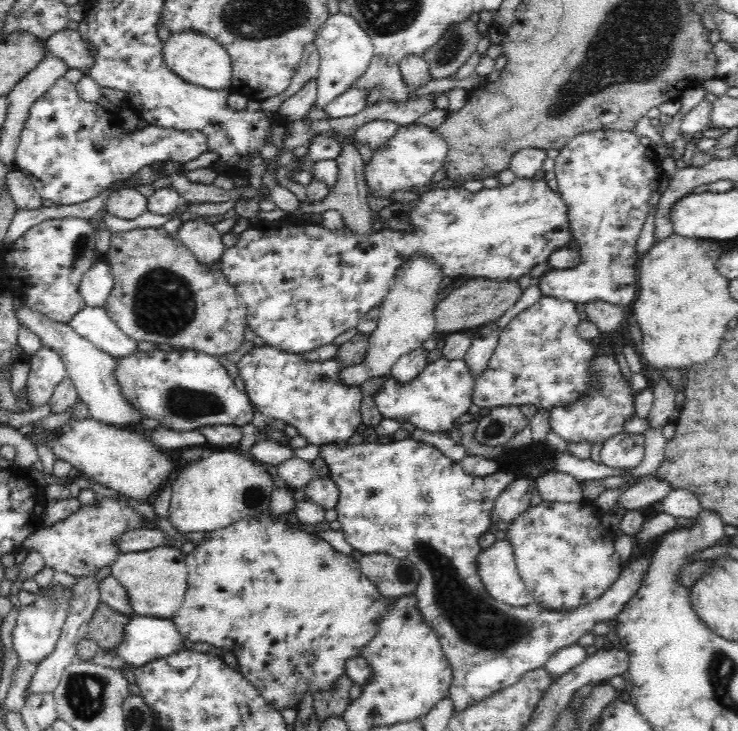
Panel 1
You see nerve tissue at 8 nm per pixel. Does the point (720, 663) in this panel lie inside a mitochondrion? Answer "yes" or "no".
yes

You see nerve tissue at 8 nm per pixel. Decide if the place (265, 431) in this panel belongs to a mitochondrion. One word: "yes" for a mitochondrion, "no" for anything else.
no

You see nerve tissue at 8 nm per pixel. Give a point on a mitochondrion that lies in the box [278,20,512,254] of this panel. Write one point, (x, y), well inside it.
(450, 47)

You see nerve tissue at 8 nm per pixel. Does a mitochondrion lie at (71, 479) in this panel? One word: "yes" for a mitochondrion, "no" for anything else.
no

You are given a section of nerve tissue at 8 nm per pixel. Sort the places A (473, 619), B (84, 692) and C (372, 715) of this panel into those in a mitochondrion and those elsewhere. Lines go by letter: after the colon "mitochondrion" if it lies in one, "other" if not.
A: mitochondrion
B: mitochondrion
C: mitochondrion

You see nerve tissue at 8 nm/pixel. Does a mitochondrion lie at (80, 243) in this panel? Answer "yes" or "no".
yes

